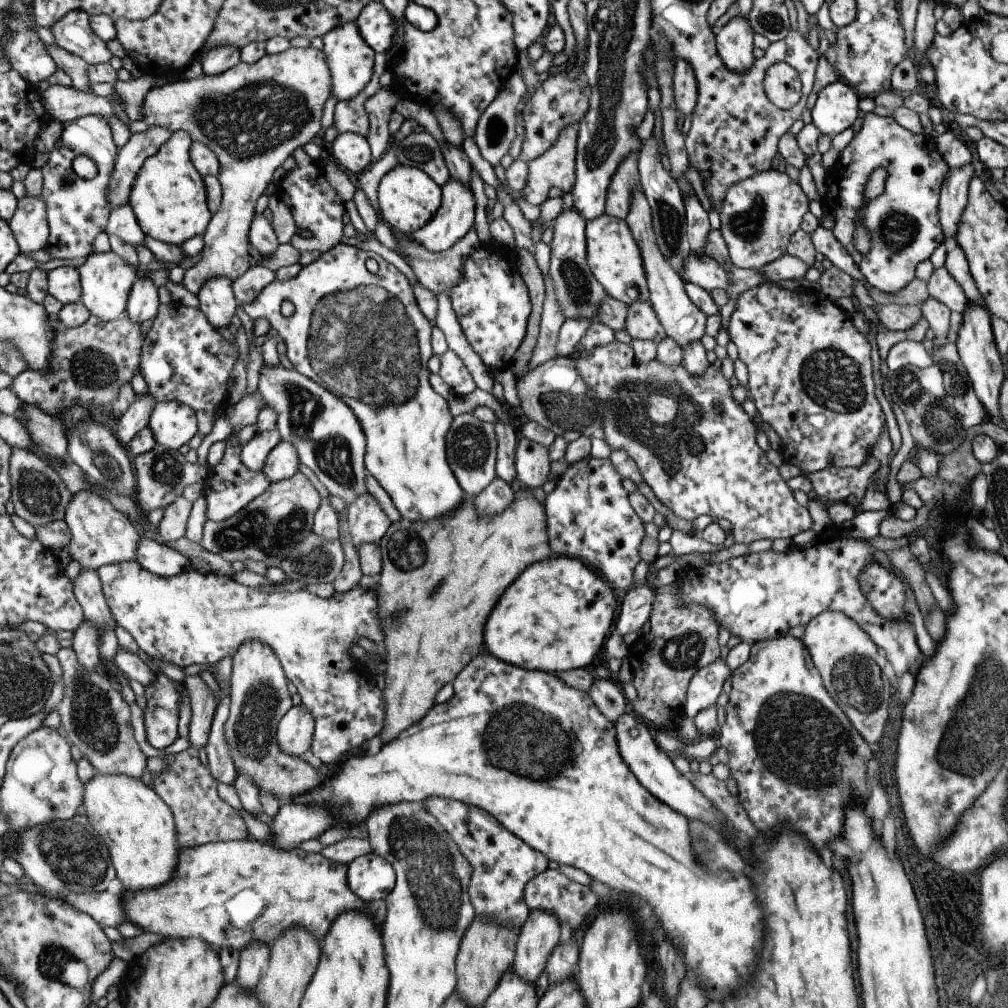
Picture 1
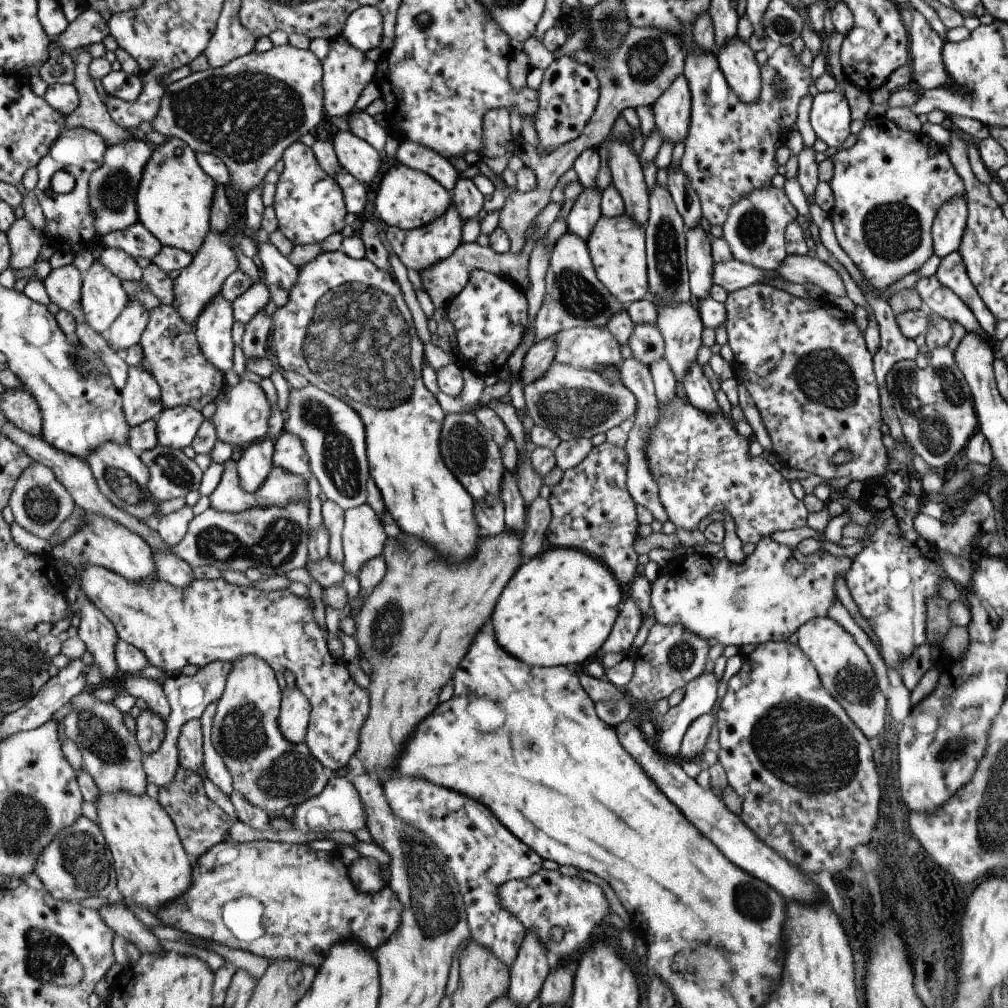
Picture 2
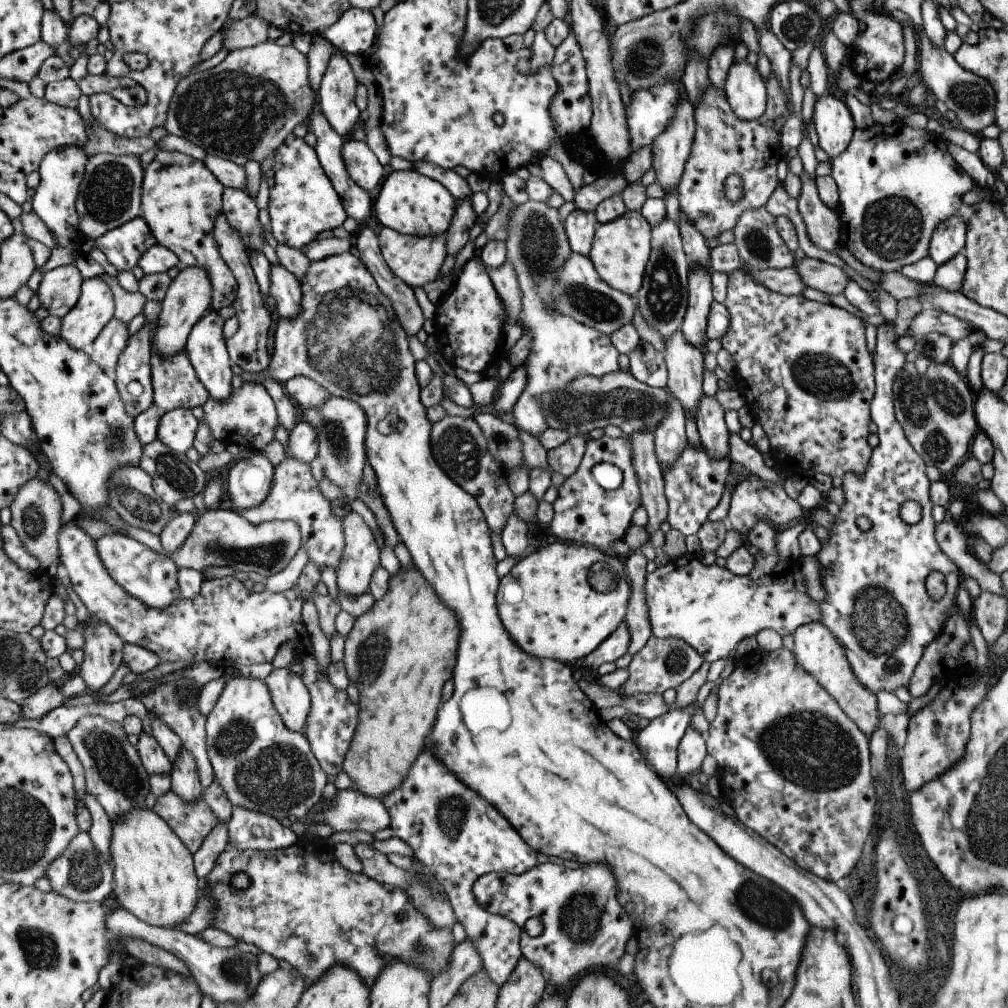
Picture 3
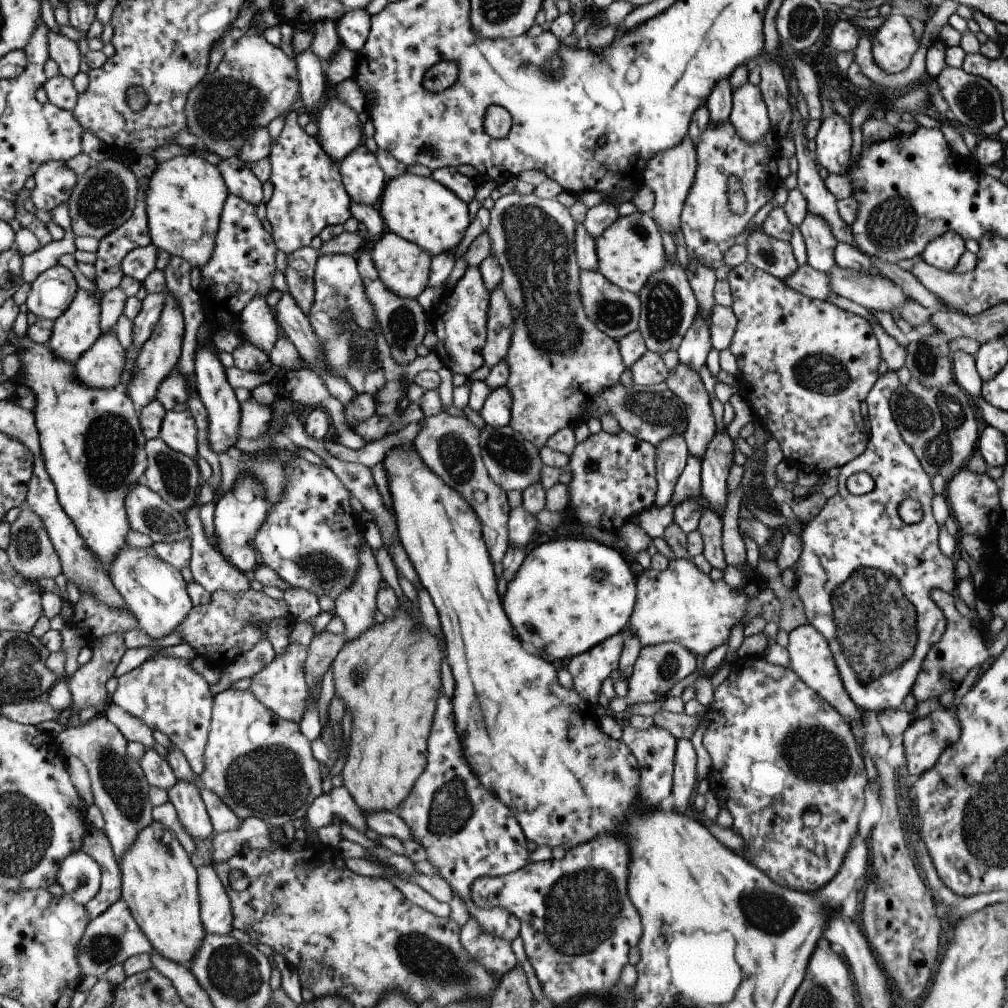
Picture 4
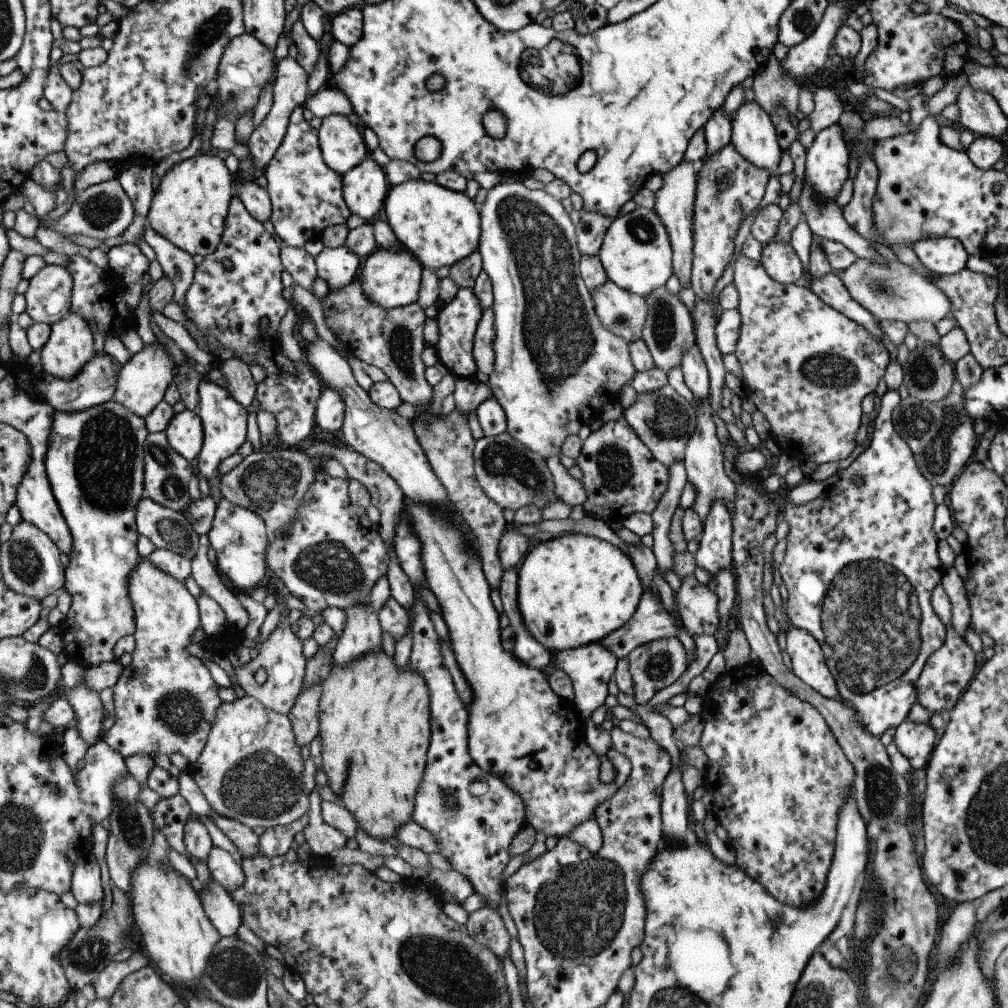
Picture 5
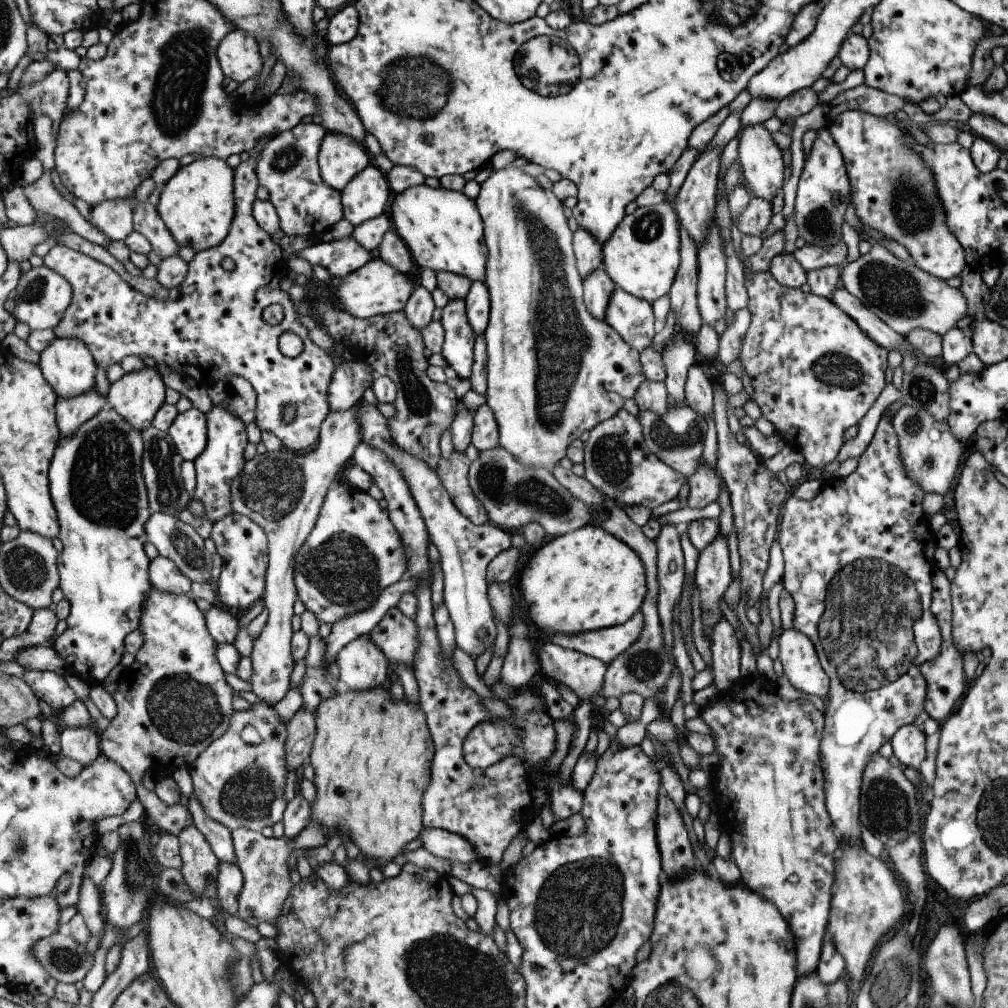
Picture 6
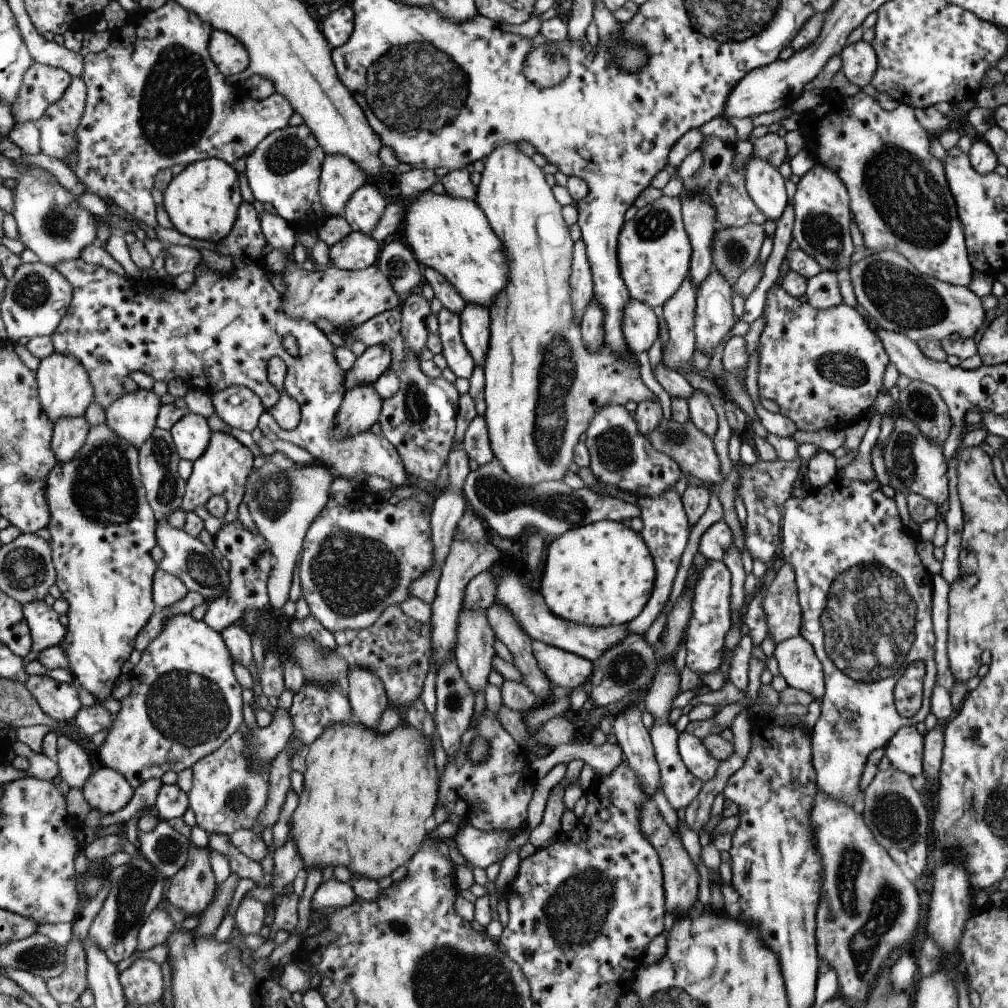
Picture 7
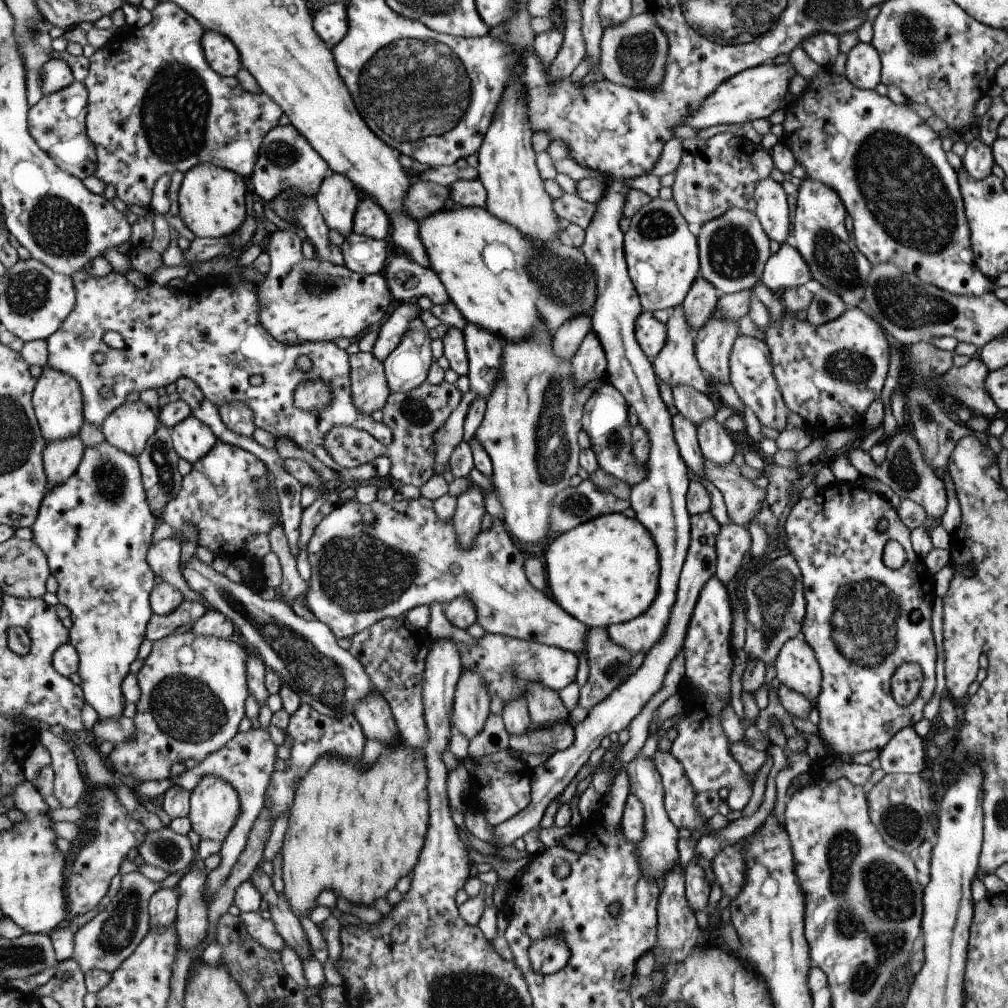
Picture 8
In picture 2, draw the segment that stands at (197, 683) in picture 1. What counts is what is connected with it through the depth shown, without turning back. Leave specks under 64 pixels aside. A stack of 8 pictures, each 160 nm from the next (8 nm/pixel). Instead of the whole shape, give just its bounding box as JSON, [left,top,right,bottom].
[179,719,204,772]

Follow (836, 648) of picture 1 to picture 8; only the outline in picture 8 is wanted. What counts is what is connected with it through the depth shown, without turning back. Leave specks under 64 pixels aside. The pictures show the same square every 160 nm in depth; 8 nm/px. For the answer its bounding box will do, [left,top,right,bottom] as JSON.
[773,636,821,704]

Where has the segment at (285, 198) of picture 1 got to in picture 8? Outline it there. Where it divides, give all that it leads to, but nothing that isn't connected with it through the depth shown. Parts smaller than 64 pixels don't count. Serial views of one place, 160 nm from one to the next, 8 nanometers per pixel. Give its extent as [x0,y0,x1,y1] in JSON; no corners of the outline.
[249,125,328,201]

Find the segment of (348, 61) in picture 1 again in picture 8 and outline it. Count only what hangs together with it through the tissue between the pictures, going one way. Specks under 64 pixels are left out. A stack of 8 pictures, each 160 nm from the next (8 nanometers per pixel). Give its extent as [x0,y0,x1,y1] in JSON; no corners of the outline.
[314,172,361,236]

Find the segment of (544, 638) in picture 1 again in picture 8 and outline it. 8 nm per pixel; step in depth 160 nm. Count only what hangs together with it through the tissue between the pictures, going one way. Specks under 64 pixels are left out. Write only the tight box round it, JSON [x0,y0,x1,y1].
[543,513,659,629]

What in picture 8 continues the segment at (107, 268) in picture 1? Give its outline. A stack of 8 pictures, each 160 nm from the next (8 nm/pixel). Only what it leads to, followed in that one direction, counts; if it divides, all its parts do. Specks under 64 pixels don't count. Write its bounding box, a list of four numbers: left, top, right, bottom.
[34,366,87,443]

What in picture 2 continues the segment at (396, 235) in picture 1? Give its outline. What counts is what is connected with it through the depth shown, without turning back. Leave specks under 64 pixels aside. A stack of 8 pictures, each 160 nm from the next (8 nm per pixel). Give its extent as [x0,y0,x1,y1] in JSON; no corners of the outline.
[419,223,535,308]

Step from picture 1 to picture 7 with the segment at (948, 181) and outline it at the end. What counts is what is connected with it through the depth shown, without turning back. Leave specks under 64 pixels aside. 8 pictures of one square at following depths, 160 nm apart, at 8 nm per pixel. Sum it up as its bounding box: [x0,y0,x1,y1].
[799,90,974,287]

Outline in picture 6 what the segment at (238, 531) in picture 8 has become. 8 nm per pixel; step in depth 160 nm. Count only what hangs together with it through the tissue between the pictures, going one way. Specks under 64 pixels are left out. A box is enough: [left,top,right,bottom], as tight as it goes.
[192,405,247,524]

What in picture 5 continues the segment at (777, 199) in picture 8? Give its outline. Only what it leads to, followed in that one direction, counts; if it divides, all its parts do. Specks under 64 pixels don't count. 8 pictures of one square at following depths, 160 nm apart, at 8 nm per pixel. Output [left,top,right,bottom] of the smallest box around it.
[730,99,782,176]

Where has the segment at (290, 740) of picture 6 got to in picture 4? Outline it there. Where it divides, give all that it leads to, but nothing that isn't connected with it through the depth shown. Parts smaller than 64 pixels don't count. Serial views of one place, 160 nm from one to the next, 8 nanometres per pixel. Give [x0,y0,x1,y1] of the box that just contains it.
[306,629,344,690]

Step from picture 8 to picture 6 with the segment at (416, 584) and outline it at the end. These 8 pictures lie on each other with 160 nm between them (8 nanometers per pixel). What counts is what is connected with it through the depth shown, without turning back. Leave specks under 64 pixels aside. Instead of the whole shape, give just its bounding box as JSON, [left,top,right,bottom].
[293,478,643,665]

